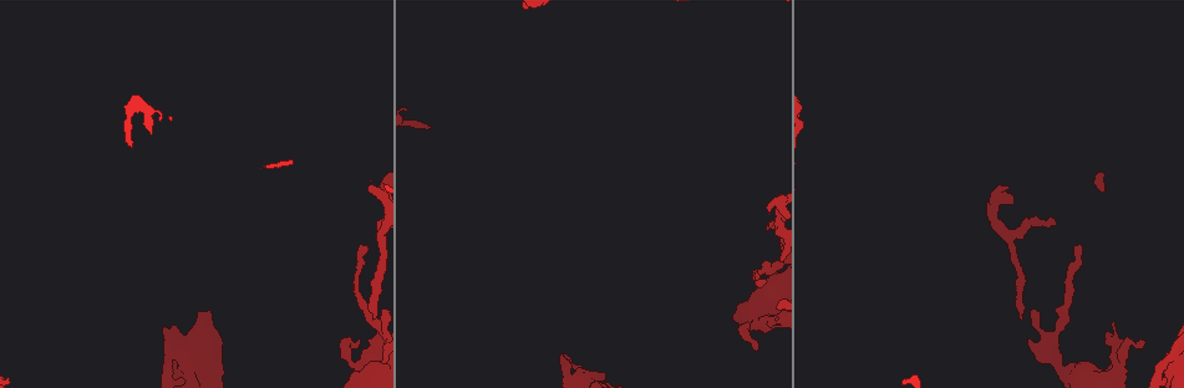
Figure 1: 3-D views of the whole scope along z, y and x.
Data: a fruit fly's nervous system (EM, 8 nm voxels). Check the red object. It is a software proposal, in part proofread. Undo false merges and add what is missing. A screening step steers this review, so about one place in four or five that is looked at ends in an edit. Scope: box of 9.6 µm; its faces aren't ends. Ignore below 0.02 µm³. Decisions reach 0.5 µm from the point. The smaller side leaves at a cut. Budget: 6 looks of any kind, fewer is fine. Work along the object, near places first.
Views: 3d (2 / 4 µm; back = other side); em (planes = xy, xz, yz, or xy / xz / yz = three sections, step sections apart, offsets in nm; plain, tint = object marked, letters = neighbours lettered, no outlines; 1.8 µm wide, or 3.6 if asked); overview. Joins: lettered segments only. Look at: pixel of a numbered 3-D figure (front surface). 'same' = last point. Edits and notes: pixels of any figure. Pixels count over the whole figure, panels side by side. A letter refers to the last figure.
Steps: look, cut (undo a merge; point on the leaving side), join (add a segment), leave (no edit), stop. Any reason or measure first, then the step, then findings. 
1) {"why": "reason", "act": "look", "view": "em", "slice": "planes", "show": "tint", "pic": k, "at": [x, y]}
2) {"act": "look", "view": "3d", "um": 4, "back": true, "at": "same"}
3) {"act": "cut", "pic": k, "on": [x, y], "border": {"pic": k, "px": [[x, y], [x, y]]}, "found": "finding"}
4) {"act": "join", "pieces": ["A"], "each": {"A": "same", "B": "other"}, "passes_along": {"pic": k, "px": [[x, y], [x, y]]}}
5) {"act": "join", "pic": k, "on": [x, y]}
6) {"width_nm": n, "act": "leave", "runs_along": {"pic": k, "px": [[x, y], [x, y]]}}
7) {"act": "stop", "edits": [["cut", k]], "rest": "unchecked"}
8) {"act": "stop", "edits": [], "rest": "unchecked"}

{"act": "look", "view": "3d", "um": 2, "pic": 1, "at": [371, 185]}

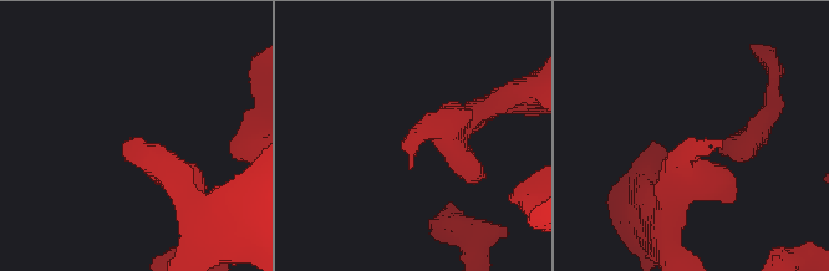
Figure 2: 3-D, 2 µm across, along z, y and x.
{"why": "shape alone is not enough", "act": "look", "view": "em", "slice": "xy", "step": 4, "show": "letters", "pic": 2, "at": [722, 141]}

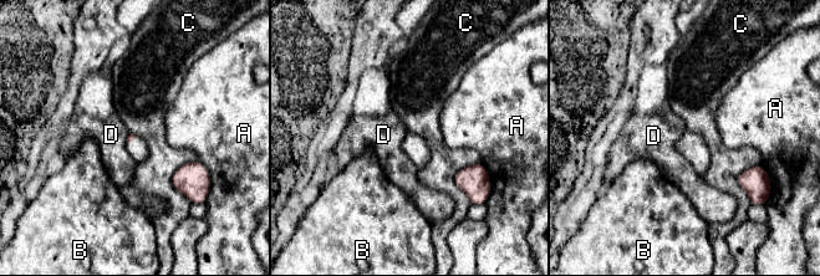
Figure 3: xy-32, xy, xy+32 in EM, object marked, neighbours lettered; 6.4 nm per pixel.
{"why": "cut it another way", "act": "look", "view": "em", "slice": "planes", "show": "letters", "at": "same"}

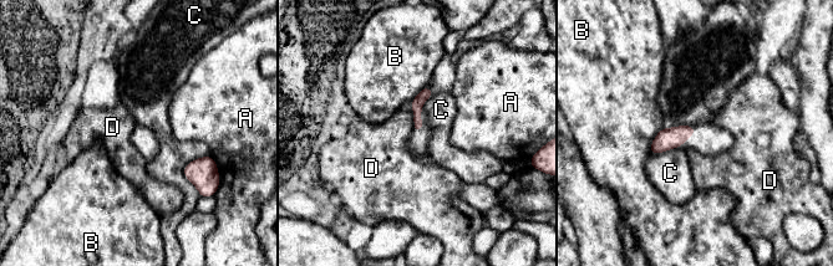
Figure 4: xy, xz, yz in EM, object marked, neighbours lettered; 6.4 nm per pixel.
{"act": "leave", "each": {"A": "other", "B": "other", "C": "other", "D": "other"}, "border": {"pic": 4, "px": [[208, 154], [183, 169], [198, 192]]}, "found": "no lettered segment goes on from it"}

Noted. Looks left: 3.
{"why": "free end", "act": "look", "view": "em", "slice": "planes", "show": "letters", "pic": 1, "at": [766, 281]}

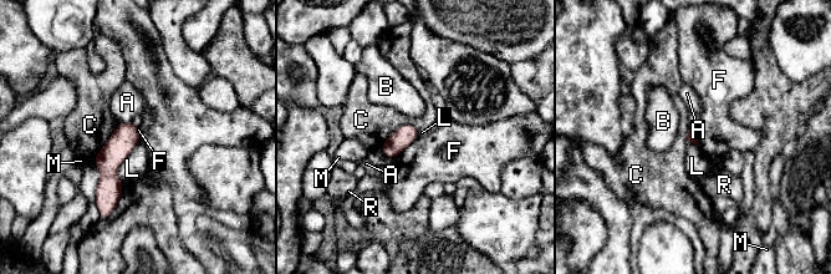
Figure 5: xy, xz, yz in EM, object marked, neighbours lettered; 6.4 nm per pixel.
{"act": "leave", "each": {"A": "other", "B": "other", "C": "other", "F": "other", "L": "other", "M": "other", "R": "other"}, "runs_along": {"pic": 5, "px": [[133, 126], [110, 157], [111, 206]]}, "found": "no lettered segment goes on from it"}

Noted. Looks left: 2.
{"why": "free end", "act": "look", "view": "3d", "um": 2, "pic": 1, "at": [359, 338]}

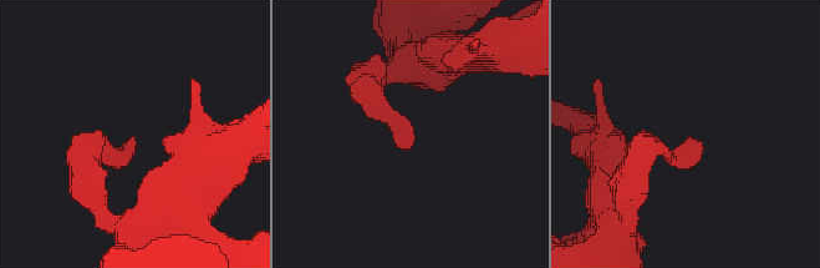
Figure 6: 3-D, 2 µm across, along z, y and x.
{"why": "now the EM", "act": "look", "view": "em", "slice": "xy", "step": 16, "show": "letters", "pic": 6, "at": [410, 140]}

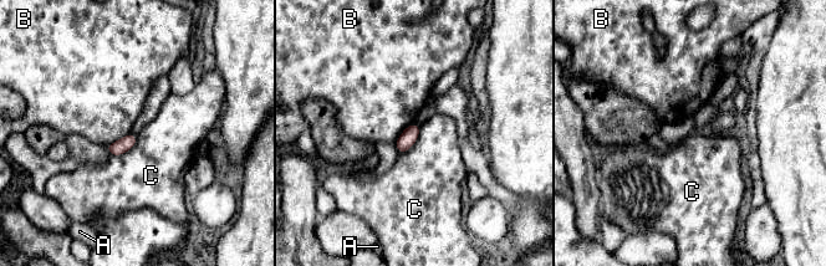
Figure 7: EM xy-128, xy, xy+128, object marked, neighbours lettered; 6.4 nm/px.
{"act": "leave", "each": {"A": "other", "B": "other", "C": "other"}, "border": {"pic": 7, "px": [[137, 136], [129, 149], [111, 155]]}, "found": "none of them fits"}

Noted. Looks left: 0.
{"act": "stop", "edits": [], "rest": "unchecked"}

